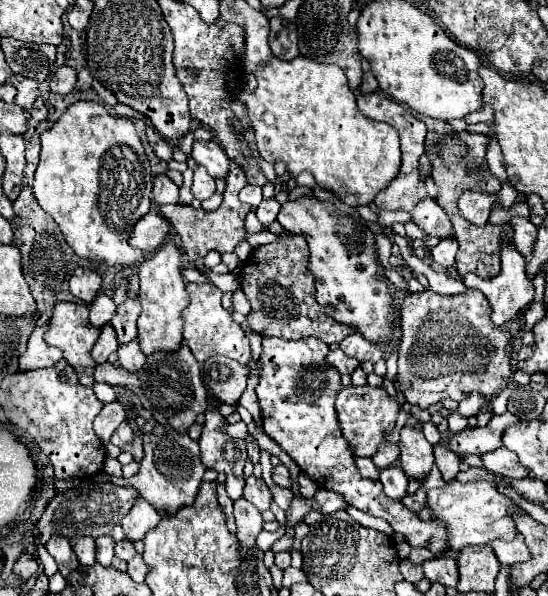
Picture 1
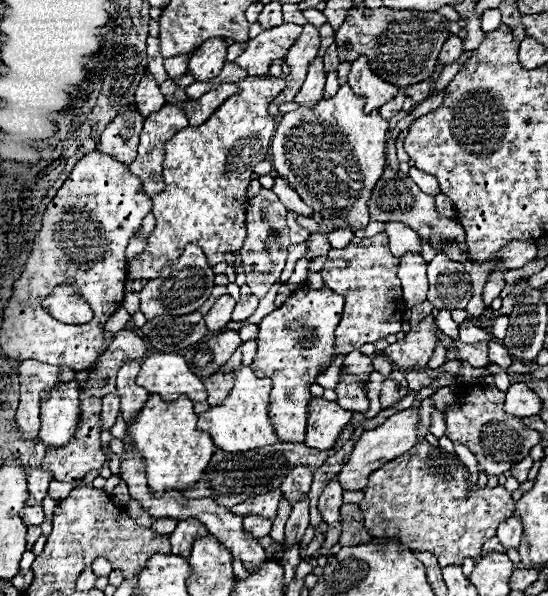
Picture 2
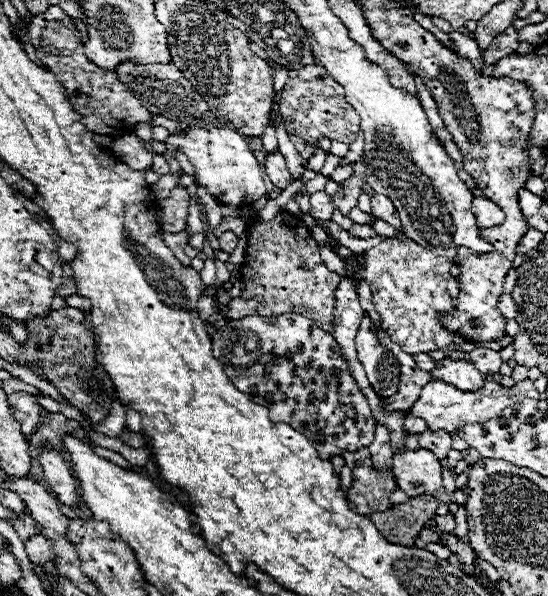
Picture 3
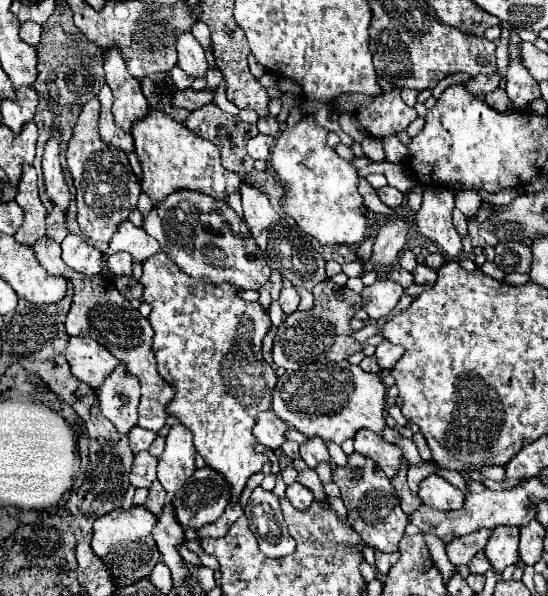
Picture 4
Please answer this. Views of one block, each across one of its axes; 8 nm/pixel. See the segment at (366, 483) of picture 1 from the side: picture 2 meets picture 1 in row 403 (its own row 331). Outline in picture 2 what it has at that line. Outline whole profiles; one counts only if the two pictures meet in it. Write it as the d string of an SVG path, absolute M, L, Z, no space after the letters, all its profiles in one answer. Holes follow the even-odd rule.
M298 288L296 292L292 292L286 304L270 312L260 322L260 330L256 336L258 358L254 358L252 368L272 378L268 412L278 442L304 442L308 402L312 398L308 388L334 360L334 330L340 322L342 308L344 297L332 292L330 288Z

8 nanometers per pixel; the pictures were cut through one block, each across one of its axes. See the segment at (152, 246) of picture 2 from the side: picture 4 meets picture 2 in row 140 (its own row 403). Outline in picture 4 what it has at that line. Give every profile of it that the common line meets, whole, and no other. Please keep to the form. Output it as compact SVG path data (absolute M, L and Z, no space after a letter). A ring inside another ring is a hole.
M164 252L148 258L142 268L142 300L152 306L148 320L154 328L152 352L156 356L158 374L162 374L162 378L176 390L166 410L192 432L196 452L212 470L226 478L232 490L232 504L236 504L248 478L260 472L268 462L264 454L254 452L256 438L252 428L256 424L256 414L270 410L272 390L276 386L276 372L268 362L264 362L260 352L262 338L270 328L270 318L264 314L258 302L246 302L238 298L234 286L196 282L194 278L186 276Z

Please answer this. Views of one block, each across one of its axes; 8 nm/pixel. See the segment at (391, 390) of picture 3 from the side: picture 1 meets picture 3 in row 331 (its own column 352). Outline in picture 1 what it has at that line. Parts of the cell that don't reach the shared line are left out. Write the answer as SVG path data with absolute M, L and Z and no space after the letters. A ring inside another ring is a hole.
M330 350L326 356L326 362L332 364L340 374L352 374L354 368L360 366L360 362L356 358L346 356L342 350Z

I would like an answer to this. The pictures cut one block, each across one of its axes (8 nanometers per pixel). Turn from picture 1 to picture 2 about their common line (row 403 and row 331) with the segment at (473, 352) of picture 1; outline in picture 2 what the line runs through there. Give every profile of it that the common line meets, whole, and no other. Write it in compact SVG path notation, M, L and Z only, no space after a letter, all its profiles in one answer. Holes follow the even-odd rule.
M428 314L416 328L412 328L402 340L390 344L384 356L402 368L426 366L438 344L438 330L434 328L434 318Z

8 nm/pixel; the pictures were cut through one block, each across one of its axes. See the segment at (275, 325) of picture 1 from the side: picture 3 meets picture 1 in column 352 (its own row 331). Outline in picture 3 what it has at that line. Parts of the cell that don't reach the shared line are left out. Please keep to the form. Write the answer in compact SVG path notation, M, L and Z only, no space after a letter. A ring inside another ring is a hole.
M280 210L270 222L252 222L242 280L246 284L242 296L232 298L226 318L240 320L244 316L278 316L290 310L310 318L322 330L334 332L334 304L340 276L328 270L320 258L316 240L306 224L286 210Z

